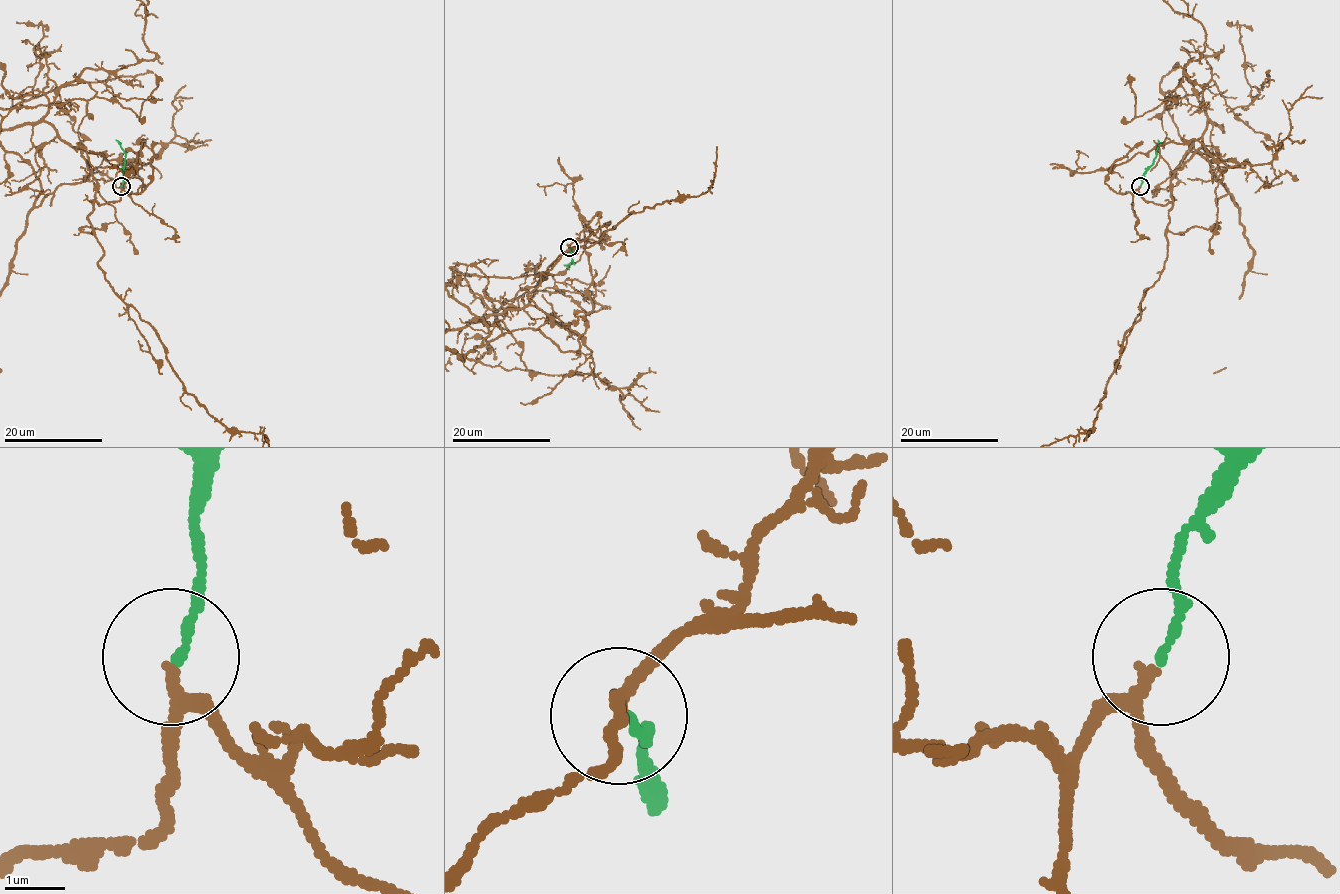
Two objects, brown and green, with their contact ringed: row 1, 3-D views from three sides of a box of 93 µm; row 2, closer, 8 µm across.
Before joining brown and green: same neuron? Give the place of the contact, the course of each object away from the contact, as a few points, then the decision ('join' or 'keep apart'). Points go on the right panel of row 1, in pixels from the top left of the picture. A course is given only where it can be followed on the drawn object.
(1140, 186) | green via (1140, 185), (1141, 176), (1156, 156), (1157, 140) | join

